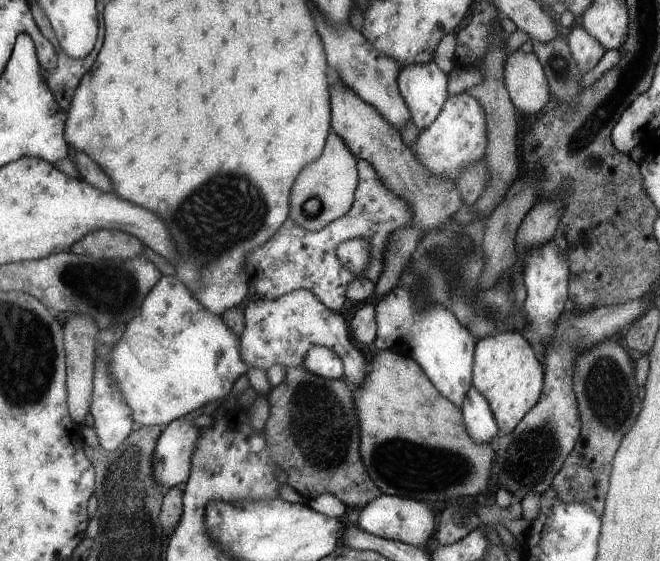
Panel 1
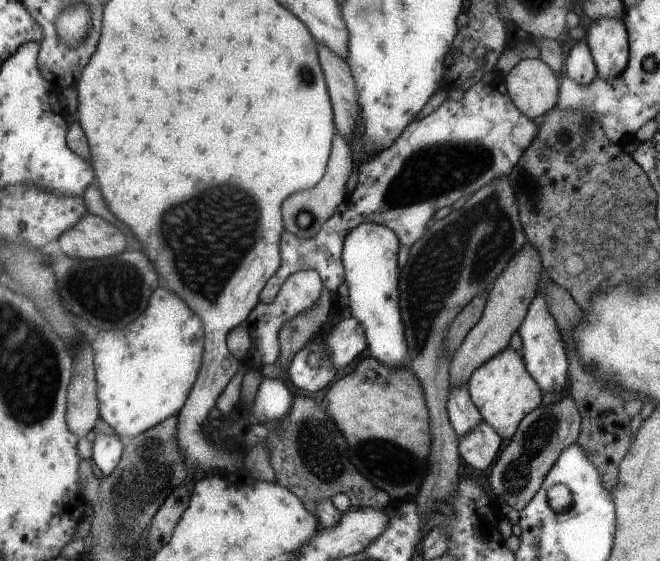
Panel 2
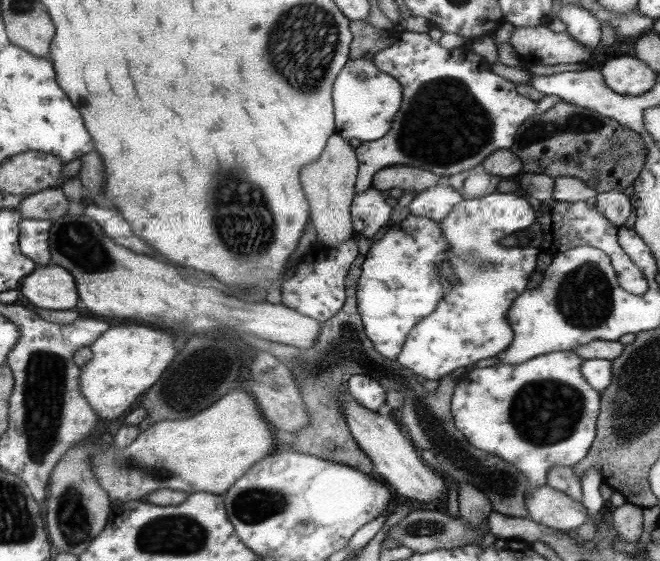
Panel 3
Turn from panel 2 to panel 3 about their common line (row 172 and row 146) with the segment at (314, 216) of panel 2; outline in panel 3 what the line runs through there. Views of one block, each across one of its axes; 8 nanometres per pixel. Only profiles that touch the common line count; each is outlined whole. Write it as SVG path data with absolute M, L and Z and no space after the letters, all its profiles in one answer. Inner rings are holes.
M331 134L319 158L313 164L303 166L299 172L299 182L309 204L309 222L317 232L317 244L325 248L335 248L345 244L345 240L353 240L355 232L351 226L351 202L355 198L357 172L359 162L355 150L339 134Z

